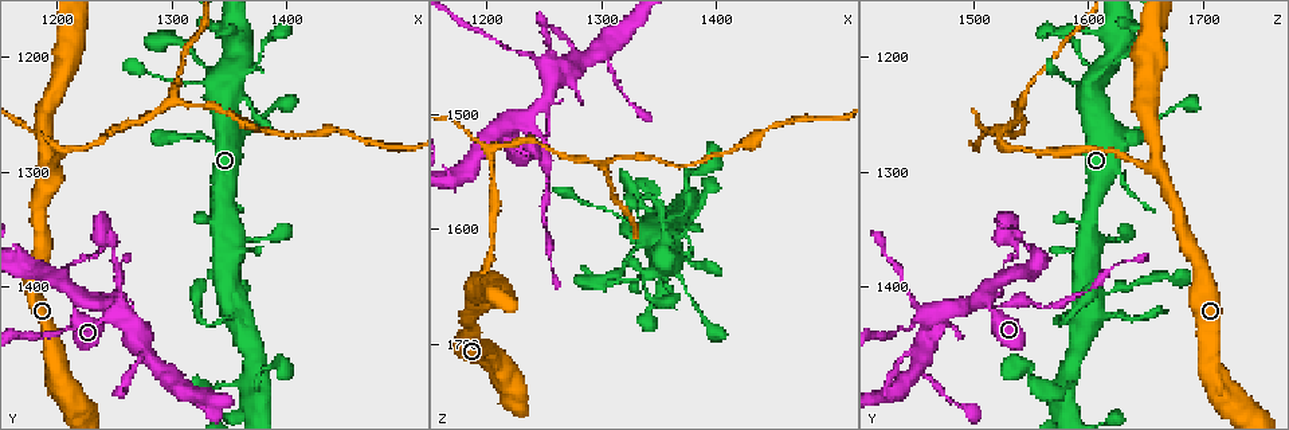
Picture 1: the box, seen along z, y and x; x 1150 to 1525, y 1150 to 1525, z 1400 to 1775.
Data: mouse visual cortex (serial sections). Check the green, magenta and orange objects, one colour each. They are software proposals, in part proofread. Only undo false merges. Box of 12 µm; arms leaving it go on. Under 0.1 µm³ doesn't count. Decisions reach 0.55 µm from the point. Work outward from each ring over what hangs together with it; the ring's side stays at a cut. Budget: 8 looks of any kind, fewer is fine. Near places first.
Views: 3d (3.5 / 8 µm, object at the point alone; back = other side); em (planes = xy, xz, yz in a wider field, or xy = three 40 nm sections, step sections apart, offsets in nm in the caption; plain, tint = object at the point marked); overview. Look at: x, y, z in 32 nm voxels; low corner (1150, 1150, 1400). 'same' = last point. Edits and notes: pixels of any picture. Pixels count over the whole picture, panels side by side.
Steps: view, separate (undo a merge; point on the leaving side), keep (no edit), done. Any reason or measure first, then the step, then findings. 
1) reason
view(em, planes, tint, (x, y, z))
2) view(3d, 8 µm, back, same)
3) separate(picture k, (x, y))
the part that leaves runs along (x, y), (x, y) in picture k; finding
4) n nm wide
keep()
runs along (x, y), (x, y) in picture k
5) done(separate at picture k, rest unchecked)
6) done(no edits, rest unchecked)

three-way junction
view(3d, 3.5 µm, (1194, 1296, 1652))

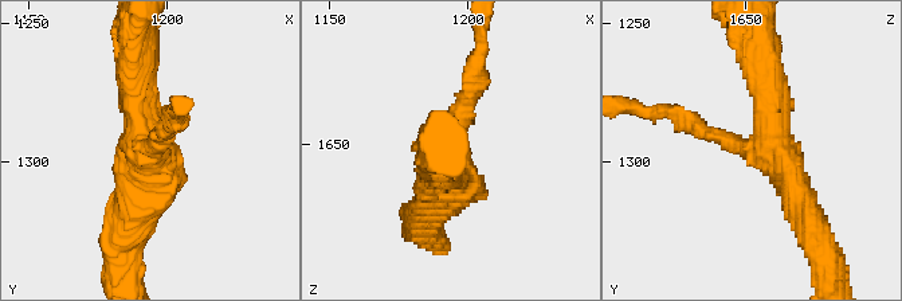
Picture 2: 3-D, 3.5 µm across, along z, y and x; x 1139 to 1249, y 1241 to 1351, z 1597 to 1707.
3 arms; arms of 200, 400, 450 nm; shape alone is not enough
view(em, planes, tint, (1193, 1295, 1652))

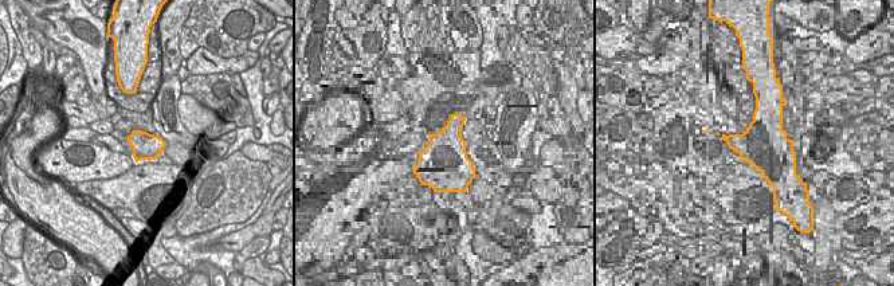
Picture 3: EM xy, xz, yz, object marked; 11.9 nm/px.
320 nm wide
keep()
runs along (810, 225), (772, 151), (761, 65) in picture 2; continuous, no second cell

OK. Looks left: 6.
sharp bend
view(3d, 3.5 µm, (1334, 1434, 1578))

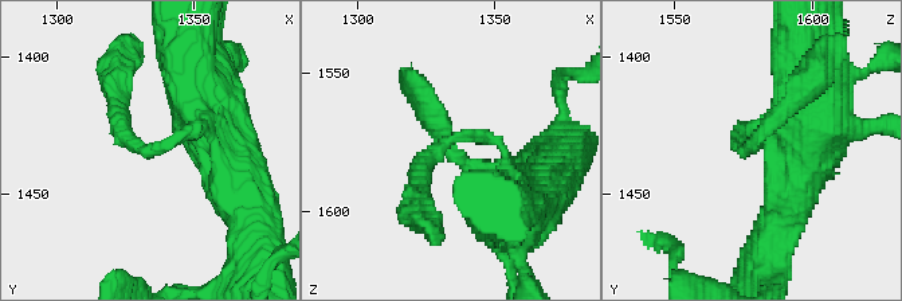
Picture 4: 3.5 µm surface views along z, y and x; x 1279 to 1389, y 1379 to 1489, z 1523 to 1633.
arms of 150, 250 nm; shape alone is not enough
view(em, xy, step 1, tint, (1331, 1435, 1575))

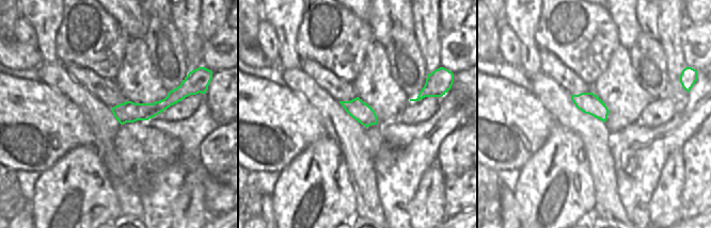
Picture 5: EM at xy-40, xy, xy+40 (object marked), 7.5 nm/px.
keep()
continuous, no second cell

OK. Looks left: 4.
sharp bend
view(3d, 3.5 µm, (1206, 1278, 1530))

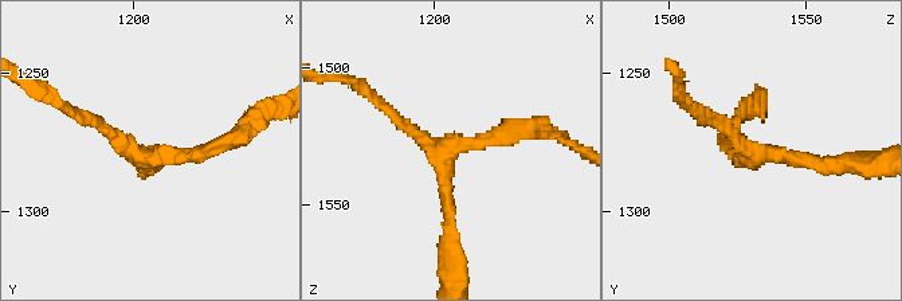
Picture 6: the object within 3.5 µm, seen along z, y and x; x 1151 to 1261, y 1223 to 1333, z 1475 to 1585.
shape alone is not enough
view(em, xy, step 1, tint, (1203, 1279, 1532))

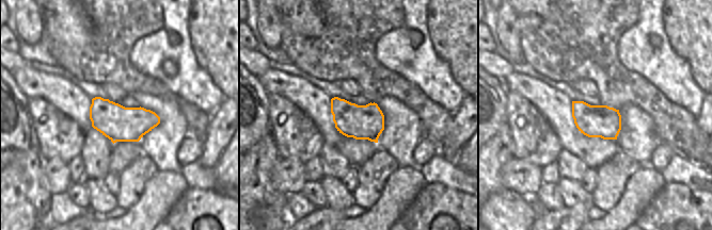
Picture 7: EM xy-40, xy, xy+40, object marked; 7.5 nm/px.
view(em, planes, tint, same)

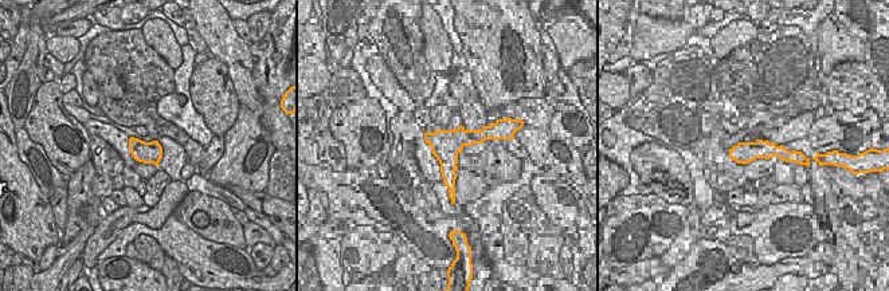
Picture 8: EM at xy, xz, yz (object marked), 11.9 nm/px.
arms of 150, 200, 200 nm
keep()
all the same cell

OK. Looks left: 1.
done(no edits, rest unchecked)

